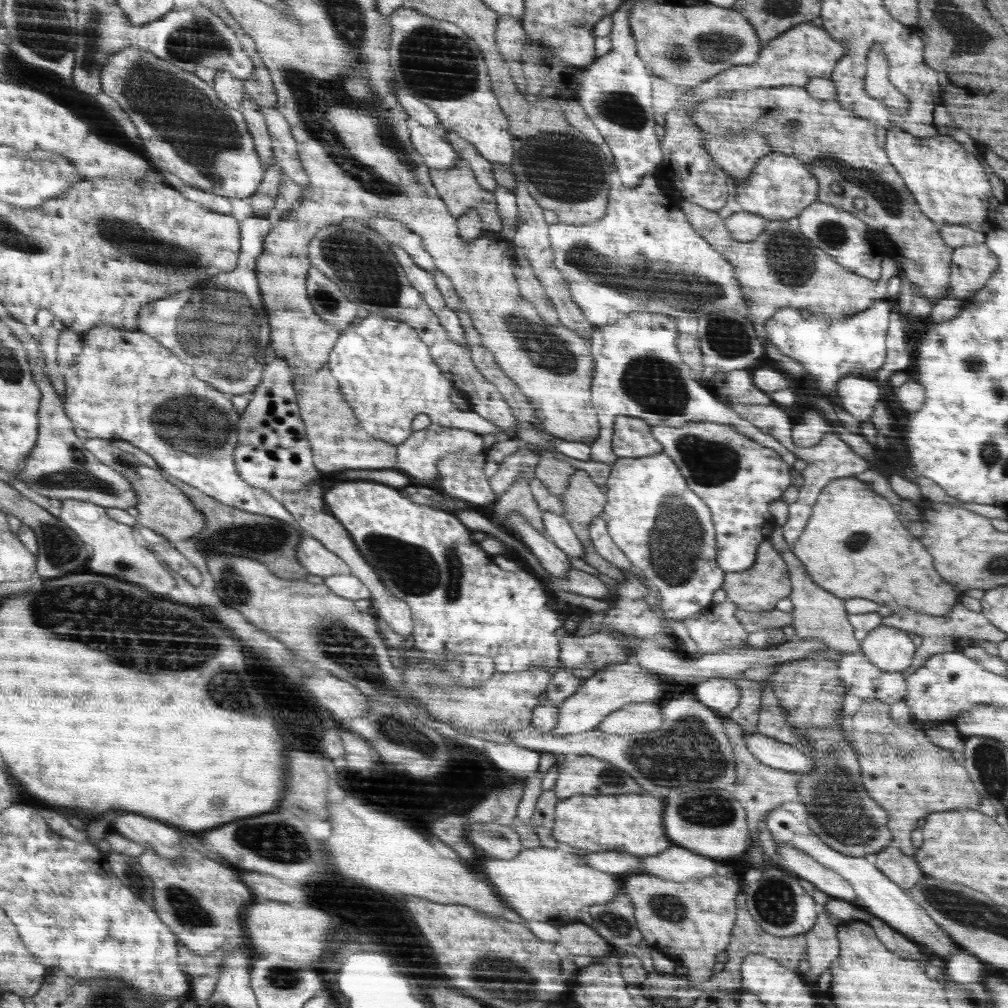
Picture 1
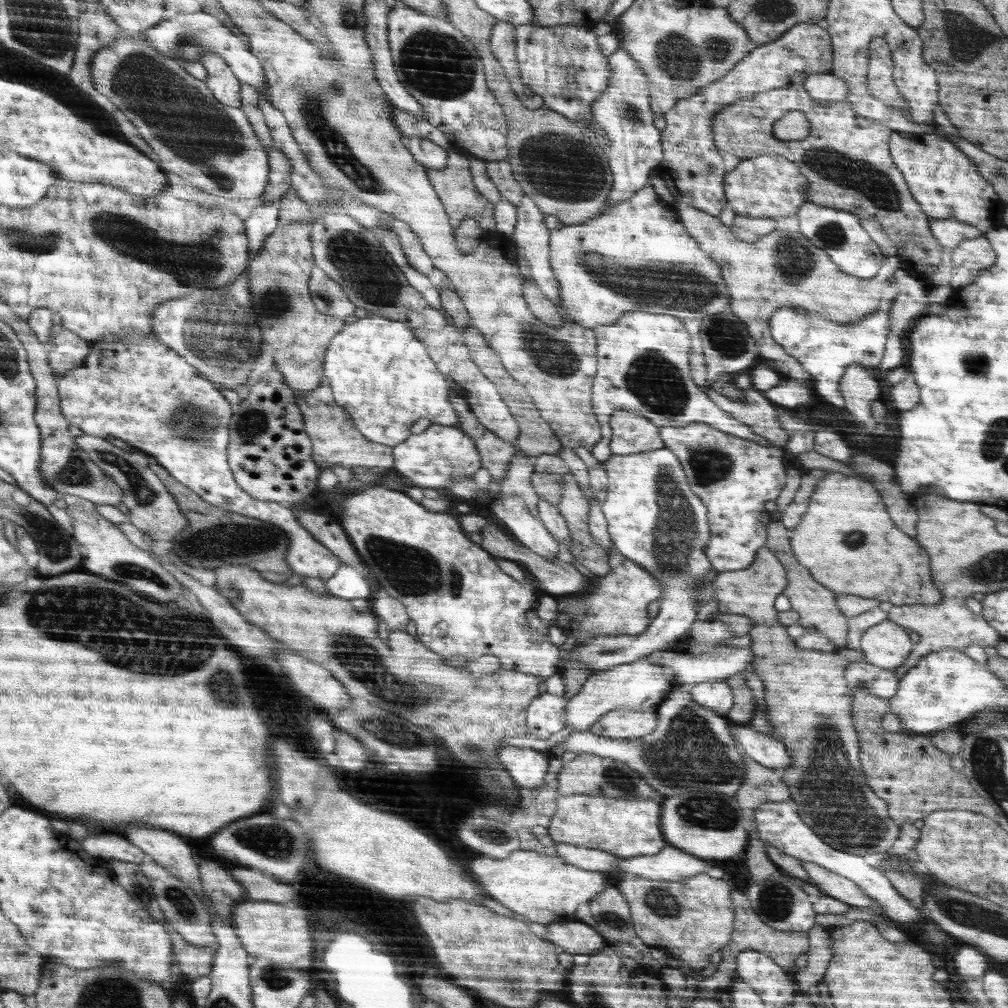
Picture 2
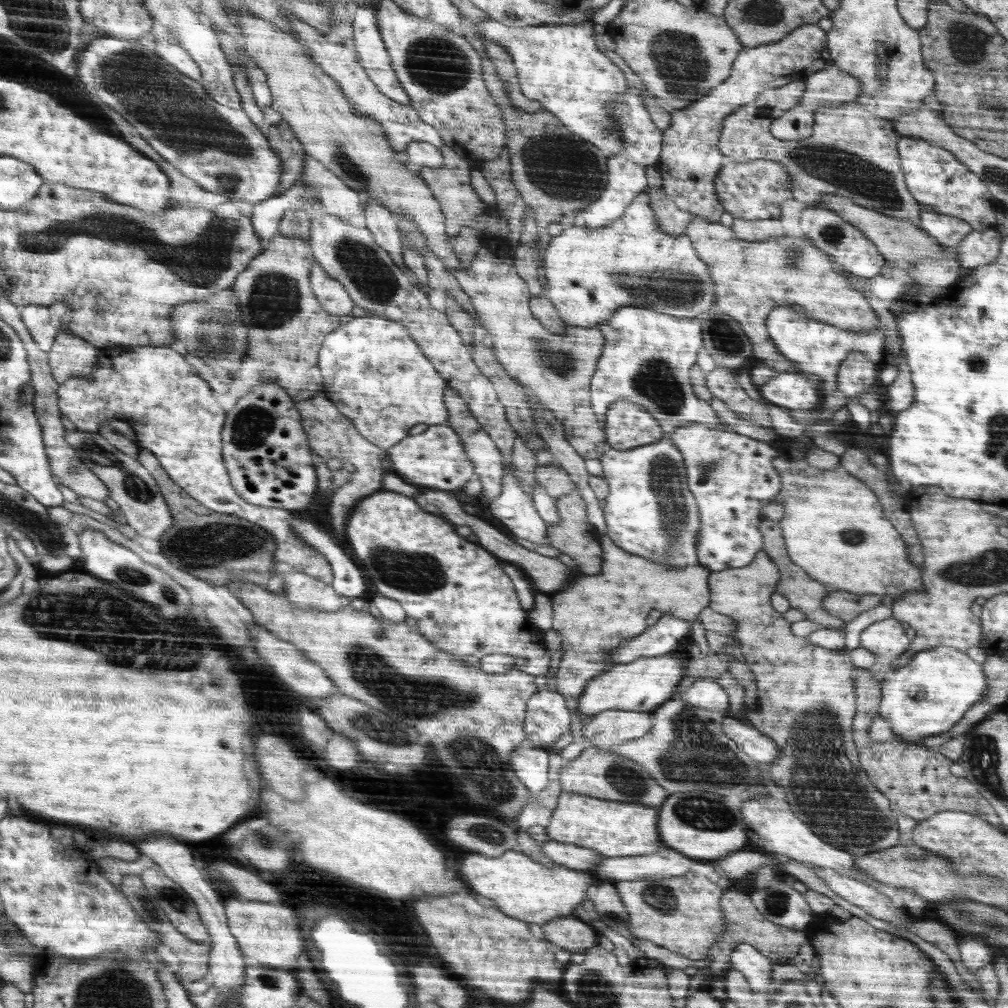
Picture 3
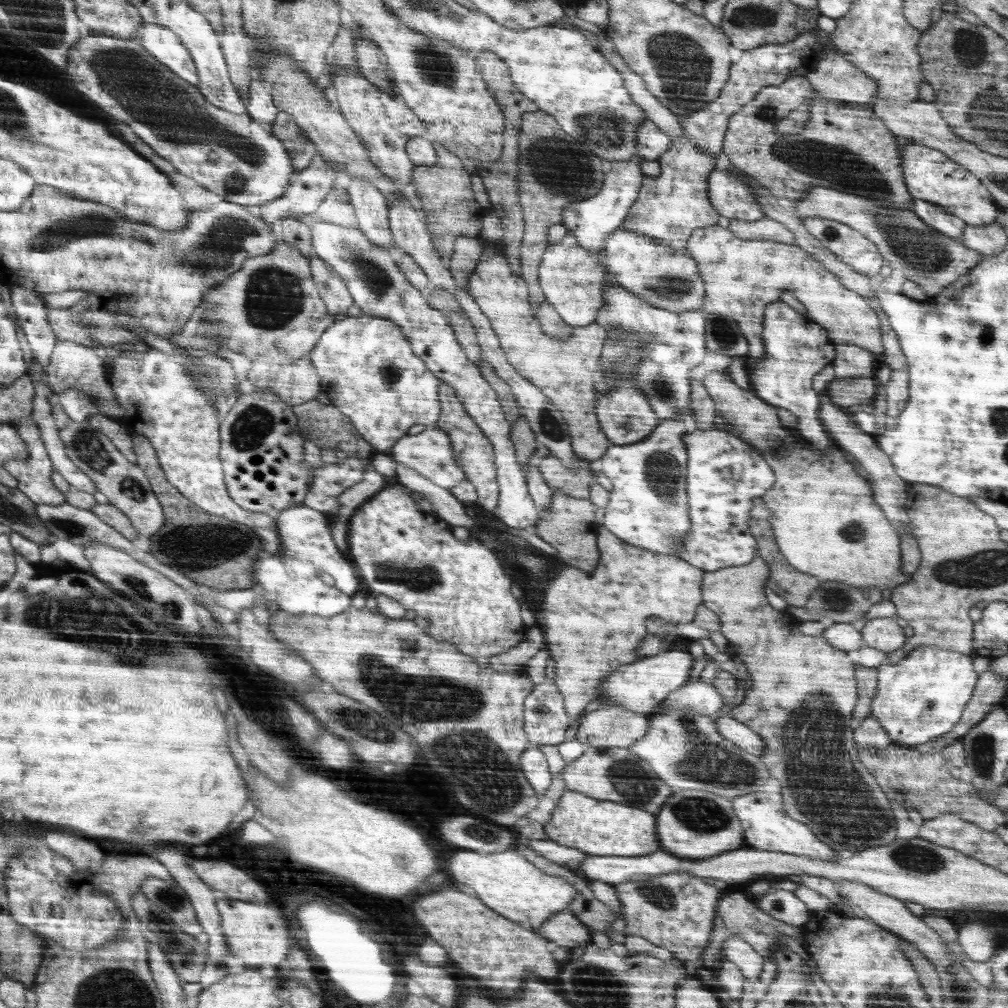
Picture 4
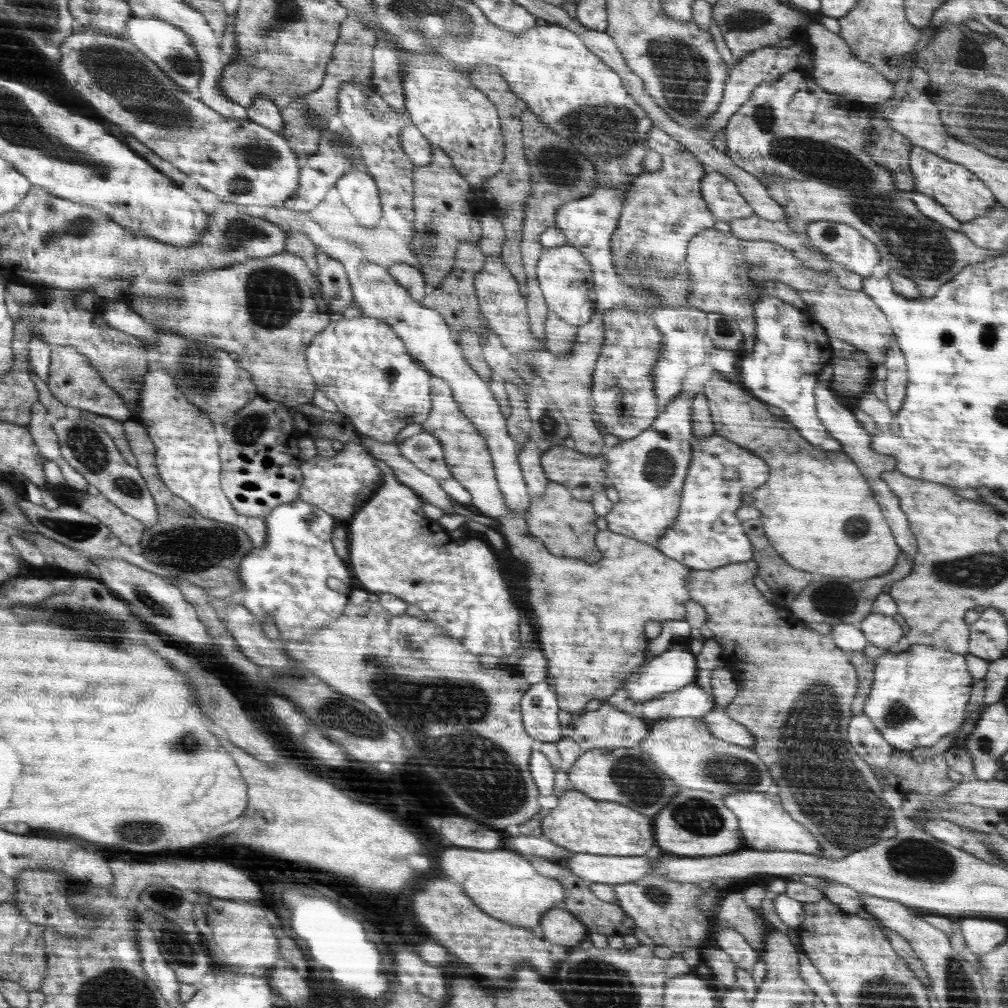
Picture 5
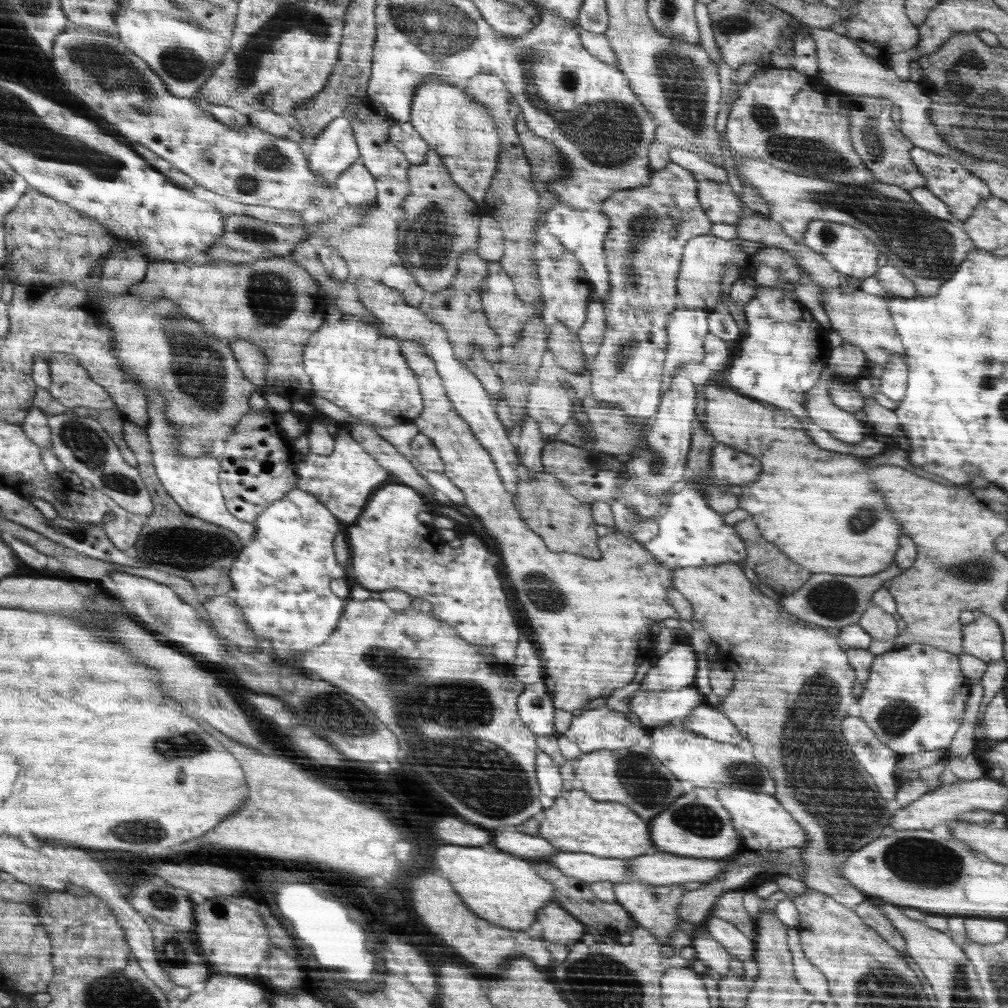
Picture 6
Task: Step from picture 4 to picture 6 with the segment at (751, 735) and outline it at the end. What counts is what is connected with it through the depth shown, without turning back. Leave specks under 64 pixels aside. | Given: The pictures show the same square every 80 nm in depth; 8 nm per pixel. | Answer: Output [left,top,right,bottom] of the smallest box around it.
[680,701,745,745]

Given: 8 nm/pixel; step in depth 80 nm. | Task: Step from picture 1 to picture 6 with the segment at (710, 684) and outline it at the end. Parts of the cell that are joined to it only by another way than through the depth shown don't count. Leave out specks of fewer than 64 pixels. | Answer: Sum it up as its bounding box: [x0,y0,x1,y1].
[629,685,712,728]

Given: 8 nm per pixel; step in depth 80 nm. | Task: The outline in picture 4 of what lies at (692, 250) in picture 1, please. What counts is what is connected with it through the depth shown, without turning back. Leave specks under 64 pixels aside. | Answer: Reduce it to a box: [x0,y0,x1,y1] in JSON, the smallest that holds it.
[539,220,706,326]

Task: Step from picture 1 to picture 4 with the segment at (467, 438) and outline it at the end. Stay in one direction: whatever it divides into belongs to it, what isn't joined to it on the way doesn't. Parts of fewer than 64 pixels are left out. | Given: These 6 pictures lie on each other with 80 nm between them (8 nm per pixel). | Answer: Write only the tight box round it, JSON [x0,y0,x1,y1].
[389,426,465,490]

